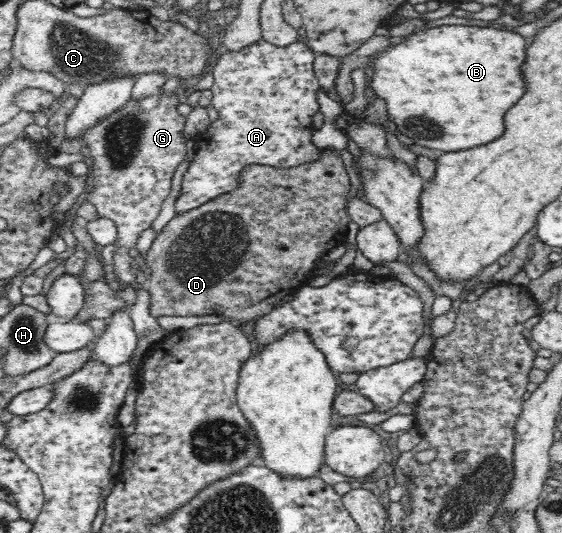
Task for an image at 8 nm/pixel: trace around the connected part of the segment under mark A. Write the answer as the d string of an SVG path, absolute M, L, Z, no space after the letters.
M264 38L252 42L242 51L223 50L216 54L210 73L214 76L211 104L219 117L206 129L210 143L195 155L182 177L181 195L176 201L176 215L200 207L239 186L240 170L247 165L260 164L274 168L289 168L313 162L319 158L320 149L311 140L314 128L312 117L319 110L317 96L321 87L313 69L316 54L304 42L294 42L286 47L276 47Z

